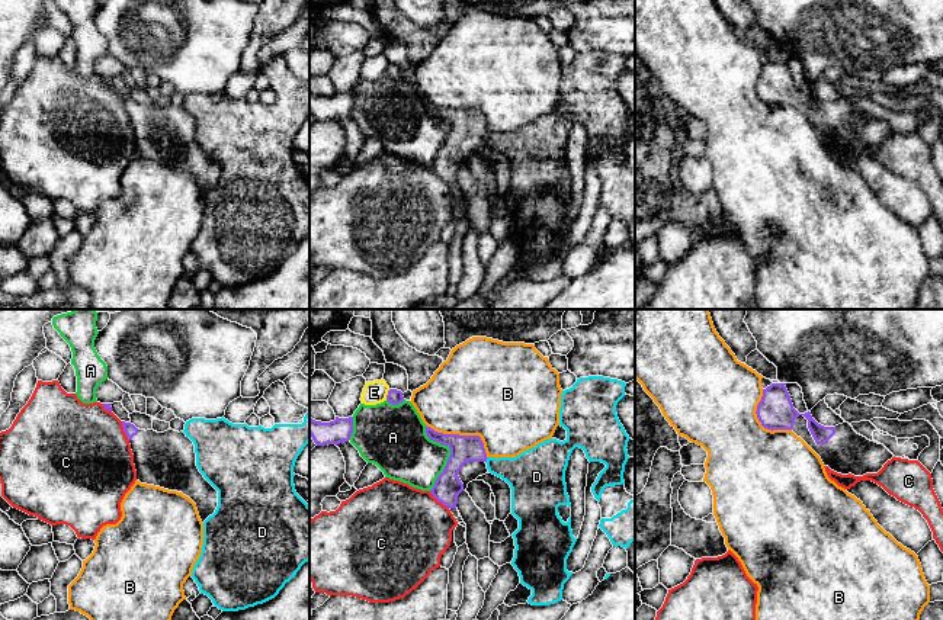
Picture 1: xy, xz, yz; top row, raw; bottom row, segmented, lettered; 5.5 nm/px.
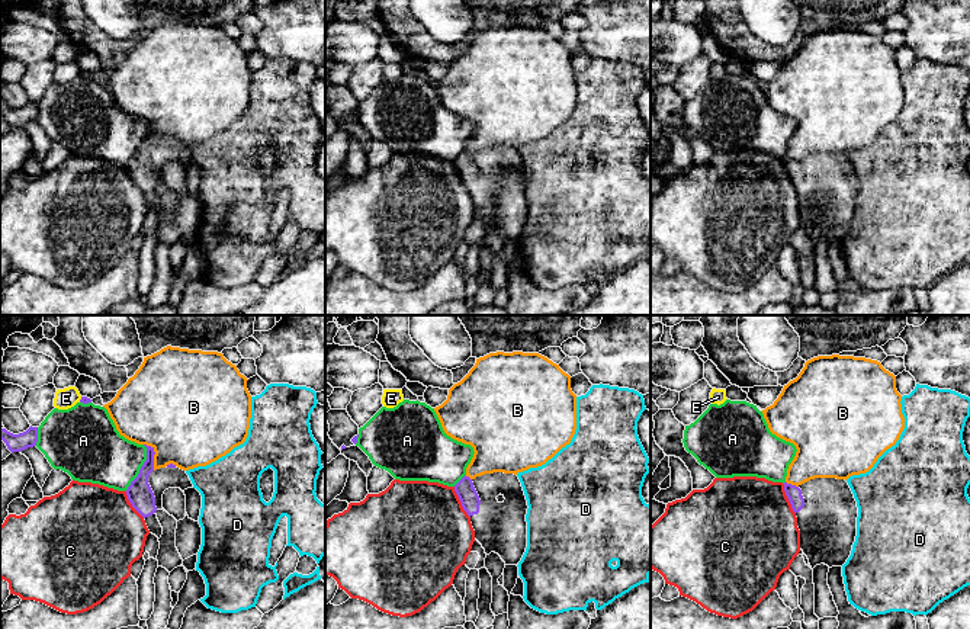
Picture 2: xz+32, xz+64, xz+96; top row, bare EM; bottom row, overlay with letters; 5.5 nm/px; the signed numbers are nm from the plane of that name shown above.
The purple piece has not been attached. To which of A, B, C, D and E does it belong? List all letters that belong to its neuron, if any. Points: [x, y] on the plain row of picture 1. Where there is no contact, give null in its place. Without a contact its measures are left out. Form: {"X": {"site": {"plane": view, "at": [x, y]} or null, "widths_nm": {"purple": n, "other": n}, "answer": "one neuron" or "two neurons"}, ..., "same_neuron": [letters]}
{"A": {"site": {"plane": "xz", "at": [451, 129]}, "widths_nm": {"purple": 150, "other": 300}, "answer": "two neurons"}, "B": {"site": {"plane": "xz", "at": [464, 111]}, "widths_nm": {"purple": 150, "other": 480}, "answer": "two neurons"}, "C": {"site": {"plane": "xz", "at": [439, 176]}, "widths_nm": {"purple": 150, "other": 480}, "answer": "two neurons"}, "D": {"site": {"plane": "xz", "at": [486, 135]}, "widths_nm": {"purple": 150, "other": 240}, "answer": "two neurons"}, "E": {"site": {"plane": "xz", "at": [387, 70]}, "widths_nm": {"purple": 90, "other": 130}, "answer": "two neurons"}, "same_neuron": []}

